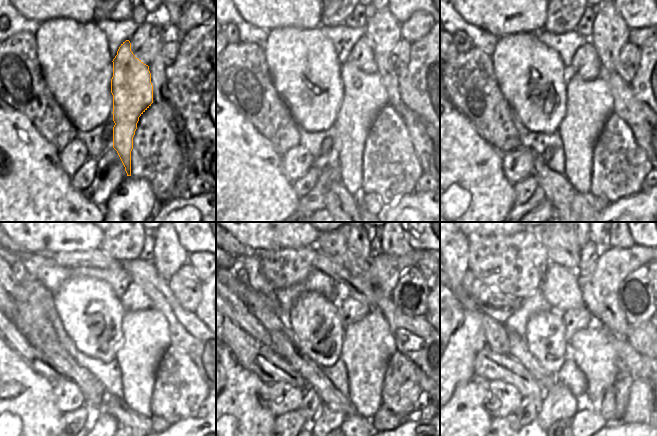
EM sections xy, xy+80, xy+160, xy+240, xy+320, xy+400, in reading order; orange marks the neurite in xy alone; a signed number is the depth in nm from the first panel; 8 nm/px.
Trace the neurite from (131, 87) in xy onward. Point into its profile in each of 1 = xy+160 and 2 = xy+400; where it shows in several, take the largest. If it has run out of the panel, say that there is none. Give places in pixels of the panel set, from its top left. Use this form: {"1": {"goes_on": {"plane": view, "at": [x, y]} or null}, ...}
{"1": {"goes_on": {"plane": "xy+160", "at": [589, 103]}}, "2": {"goes_on": {"plane": "xy+400", "at": [592, 349]}}}

